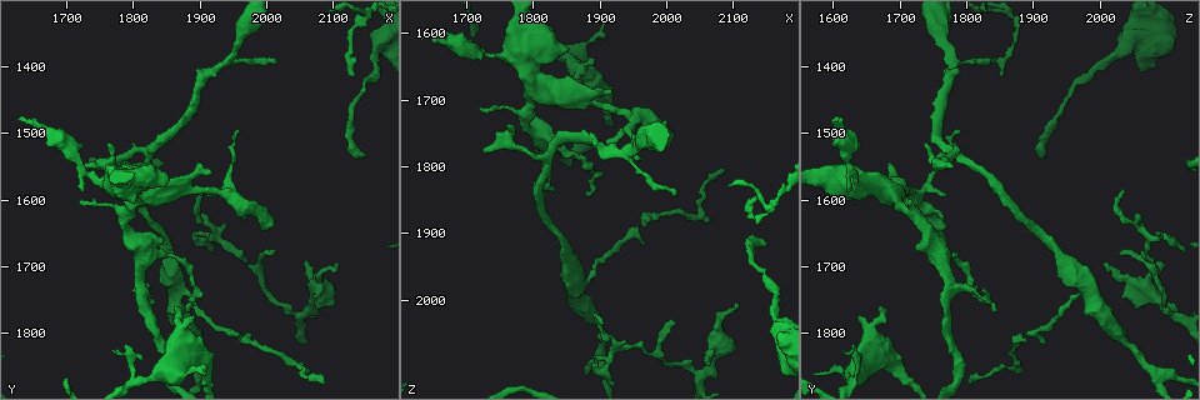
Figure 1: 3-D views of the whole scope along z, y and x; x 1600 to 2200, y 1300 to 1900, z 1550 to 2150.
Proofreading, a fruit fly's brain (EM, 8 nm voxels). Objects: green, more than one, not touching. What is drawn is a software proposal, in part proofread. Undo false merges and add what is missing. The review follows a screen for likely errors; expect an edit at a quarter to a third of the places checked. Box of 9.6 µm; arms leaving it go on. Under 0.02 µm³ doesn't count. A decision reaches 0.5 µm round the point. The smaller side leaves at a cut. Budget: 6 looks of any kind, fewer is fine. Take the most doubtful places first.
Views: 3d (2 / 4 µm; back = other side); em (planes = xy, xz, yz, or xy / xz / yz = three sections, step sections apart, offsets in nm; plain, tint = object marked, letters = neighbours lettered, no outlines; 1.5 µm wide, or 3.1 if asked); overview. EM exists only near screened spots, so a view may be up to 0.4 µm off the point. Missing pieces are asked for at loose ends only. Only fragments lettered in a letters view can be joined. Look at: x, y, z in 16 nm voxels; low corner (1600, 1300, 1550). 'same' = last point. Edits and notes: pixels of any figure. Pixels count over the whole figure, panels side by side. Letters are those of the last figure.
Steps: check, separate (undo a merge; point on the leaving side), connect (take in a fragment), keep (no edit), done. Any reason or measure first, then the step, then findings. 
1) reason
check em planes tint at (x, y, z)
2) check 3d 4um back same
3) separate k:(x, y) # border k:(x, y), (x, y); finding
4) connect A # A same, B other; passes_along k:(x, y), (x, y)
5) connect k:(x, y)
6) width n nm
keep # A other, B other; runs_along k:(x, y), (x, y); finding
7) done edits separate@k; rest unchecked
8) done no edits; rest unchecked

check em planes letters at (2150, 1535, 1915)

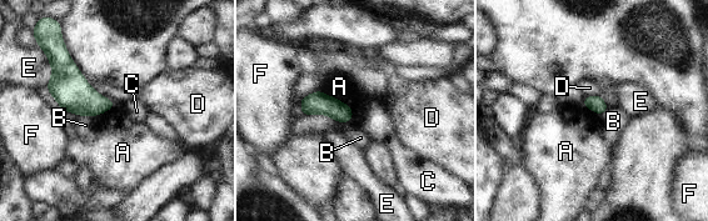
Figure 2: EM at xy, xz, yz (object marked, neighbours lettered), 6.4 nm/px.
keep # A other, B other, C other, D other, E other, F other; border 2:(319, 90), (345, 103), (352, 120); none of them fits

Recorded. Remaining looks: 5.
an open end
check em planes tint at (2060, 1695, 2100)

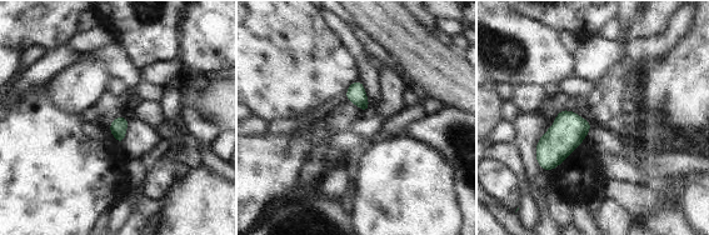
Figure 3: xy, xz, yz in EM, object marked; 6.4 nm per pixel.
see the neighbours
check em planes letters same

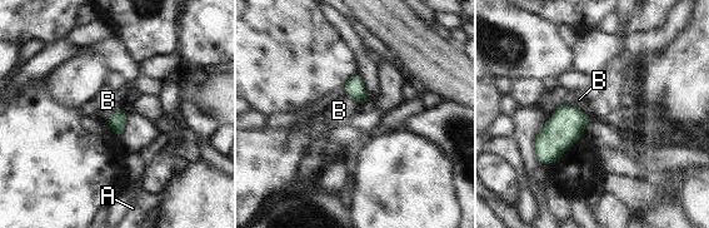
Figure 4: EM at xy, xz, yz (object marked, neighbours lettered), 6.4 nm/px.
keep # A other, B other; no lettered fragment goes on from it

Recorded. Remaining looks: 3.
thin end
check 3d 4um back at (2130, 1420, 1850)

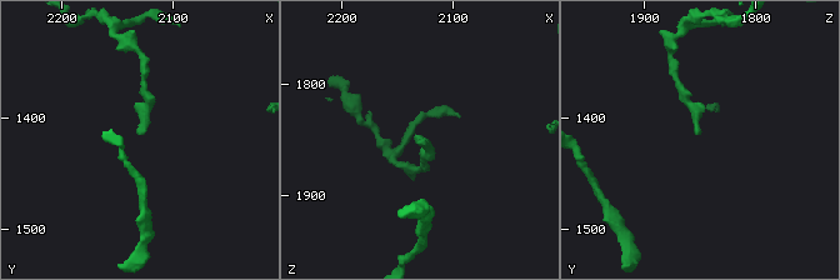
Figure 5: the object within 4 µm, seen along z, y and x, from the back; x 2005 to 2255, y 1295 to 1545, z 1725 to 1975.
check em xz step 4 plain at (2130, 1416, 1850)

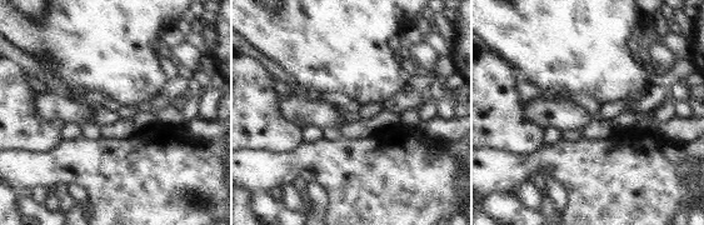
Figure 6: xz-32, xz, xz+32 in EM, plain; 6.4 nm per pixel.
check em xz step 4 letters same

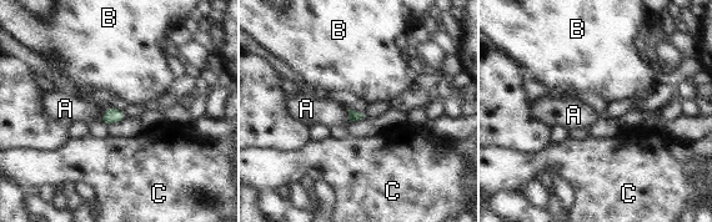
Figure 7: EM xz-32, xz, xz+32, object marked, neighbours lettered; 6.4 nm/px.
longest_contact A 90 nm
keep # A other, B other, C other; no lettered fragment goes on from it

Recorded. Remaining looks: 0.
done no edits; rest unchecked

